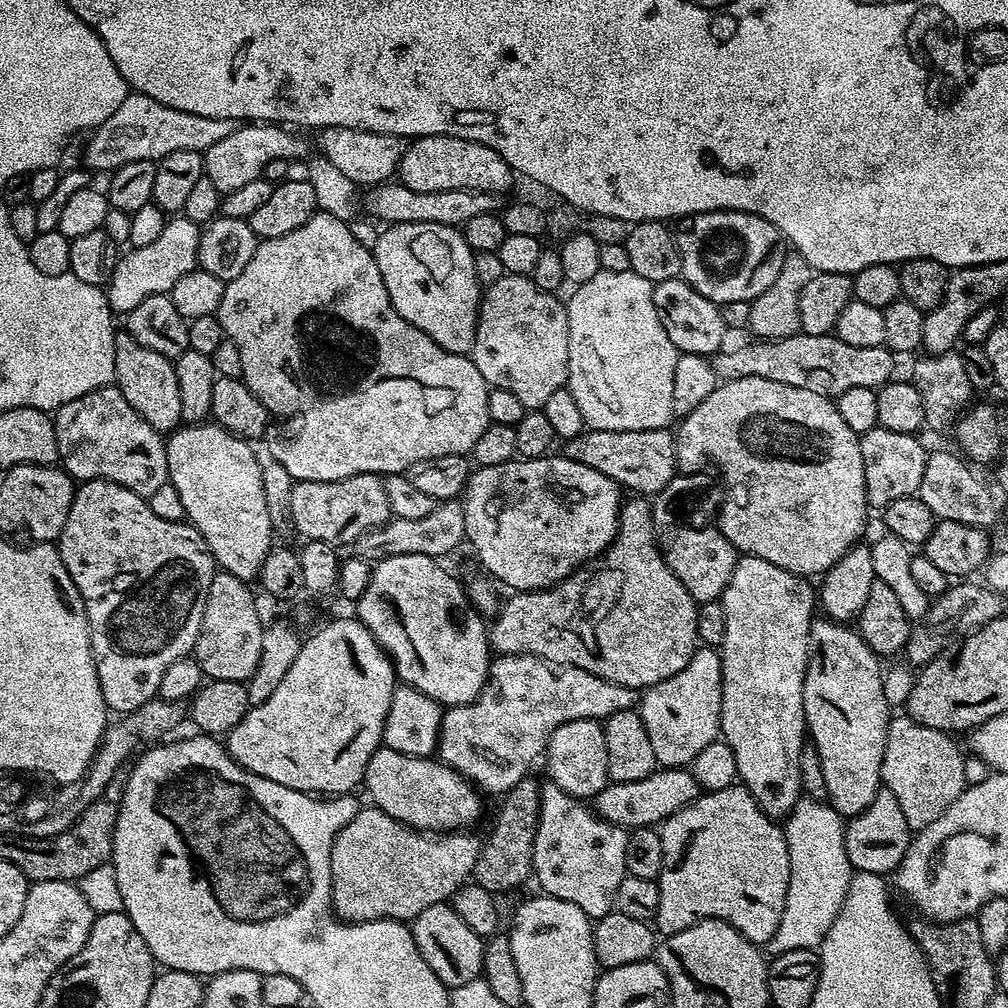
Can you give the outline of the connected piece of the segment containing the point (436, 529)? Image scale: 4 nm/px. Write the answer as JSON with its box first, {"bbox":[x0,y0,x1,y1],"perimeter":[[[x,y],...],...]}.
{"bbox":[350,499,466,562],"perimeter":[[[459,499],[437,503],[436,508],[426,514],[426,518],[392,518],[387,524],[358,537],[350,546],[355,555],[369,562],[385,560],[398,554],[426,554],[445,558],[466,540],[466,514]]]}

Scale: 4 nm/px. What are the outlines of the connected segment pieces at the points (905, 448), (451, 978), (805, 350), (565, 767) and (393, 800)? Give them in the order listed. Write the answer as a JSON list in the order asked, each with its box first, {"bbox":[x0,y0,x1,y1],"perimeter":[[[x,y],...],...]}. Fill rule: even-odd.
[{"bbox":[860,427,929,510],"perimeter":[[[874,427],[860,436],[862,470],[866,474],[866,498],[873,509],[882,510],[898,498],[915,496],[922,486],[929,449],[916,434],[897,434],[894,430]]]},{"bbox":[410,902,485,990],"perimeter":[[[445,902],[426,906],[422,914],[418,914],[410,922],[412,937],[418,946],[418,954],[438,974],[438,978],[450,990],[462,986],[471,980],[481,979],[484,970],[485,941],[453,910],[451,903]]]},{"bbox":[711,334,893,398],"perimeter":[[[801,334],[781,340],[751,342],[745,348],[721,350],[711,357],[712,366],[721,381],[761,376],[770,382],[782,382],[786,386],[798,386],[802,390],[814,390],[835,398],[854,390],[854,386],[878,389],[893,379],[893,353],[884,346],[849,346],[835,334],[810,336]]]},{"bbox":[546,718,608,802],"perimeter":[[[578,718],[578,722],[566,722],[550,734],[546,753],[548,760],[547,779],[557,784],[570,795],[577,796],[585,802],[591,801],[607,784],[608,763],[606,762],[606,734],[604,725],[599,720]]]},{"bbox":[363,746,482,834],"perimeter":[[[381,746],[366,766],[363,787],[368,788],[375,807],[420,832],[439,834],[468,830],[480,816],[482,796],[476,785],[436,758],[407,756]]]}]

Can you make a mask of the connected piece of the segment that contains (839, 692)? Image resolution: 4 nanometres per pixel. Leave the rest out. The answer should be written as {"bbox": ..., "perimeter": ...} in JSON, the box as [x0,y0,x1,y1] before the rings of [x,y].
{"bbox":[804,618,890,818],"perimeter":[[[827,618],[813,619],[808,635],[808,669],[804,679],[804,722],[810,743],[818,750],[818,758],[822,758],[822,775],[826,777],[826,790],[828,791],[827,803],[831,804],[845,818],[854,817],[862,810],[866,810],[866,806],[870,806],[870,802],[874,802],[874,798],[882,787],[880,771],[882,770],[882,754],[886,750],[886,730],[890,719],[890,707],[883,694],[884,672],[879,663],[881,664],[881,661],[876,653],[870,650],[870,646],[866,646],[866,642],[860,637],[860,633],[855,627]]]}

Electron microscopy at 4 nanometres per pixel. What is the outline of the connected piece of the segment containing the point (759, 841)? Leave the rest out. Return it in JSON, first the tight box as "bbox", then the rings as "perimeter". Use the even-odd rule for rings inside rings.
{"bbox":[654,782,790,946],"perimeter":[[[735,782],[726,789],[705,791],[703,794],[697,795],[692,803],[682,810],[678,810],[669,820],[659,825],[658,831],[662,838],[662,874],[658,881],[660,897],[658,898],[658,914],[654,924],[661,937],[678,934],[678,930],[686,930],[698,923],[699,920],[721,920],[734,926],[734,930],[738,930],[746,939],[751,940],[757,946],[767,945],[768,941],[774,938],[774,934],[778,930],[778,922],[782,922],[782,910],[786,906],[786,890],[790,890],[790,850],[786,846],[783,827],[764,813],[743,783]]]}

